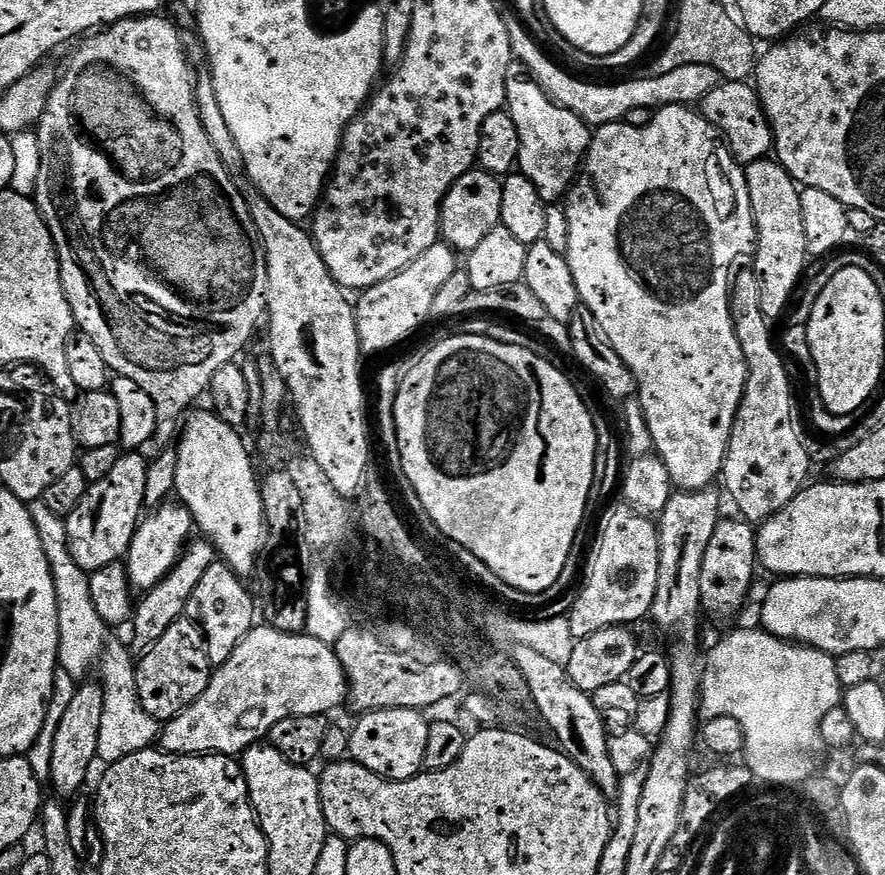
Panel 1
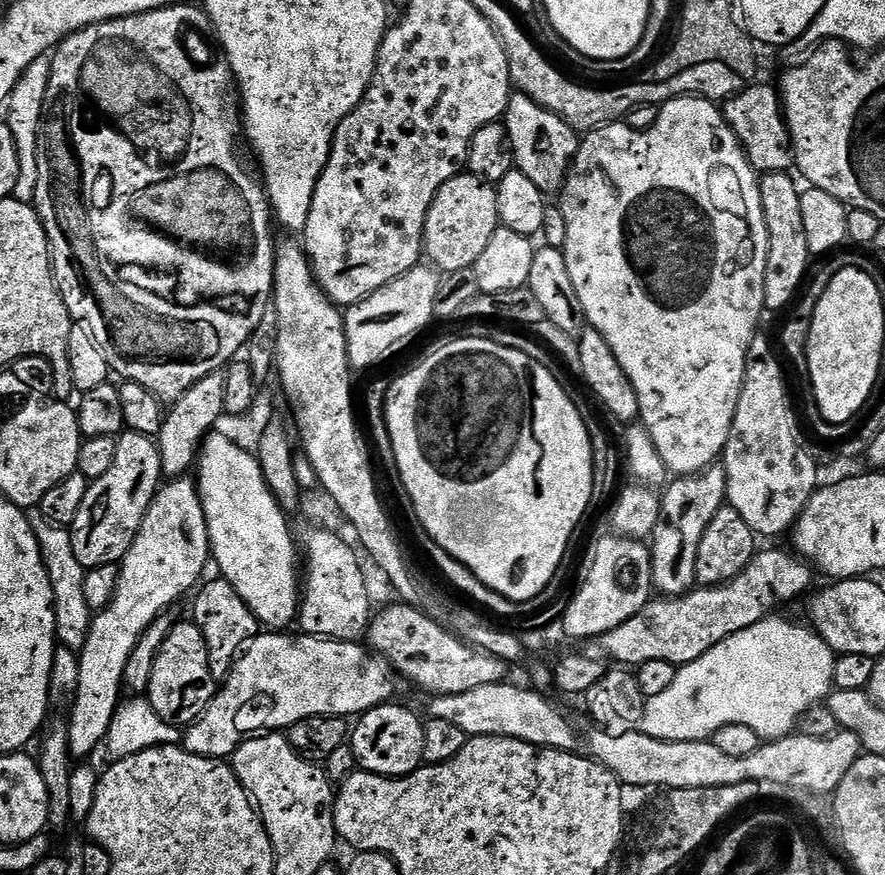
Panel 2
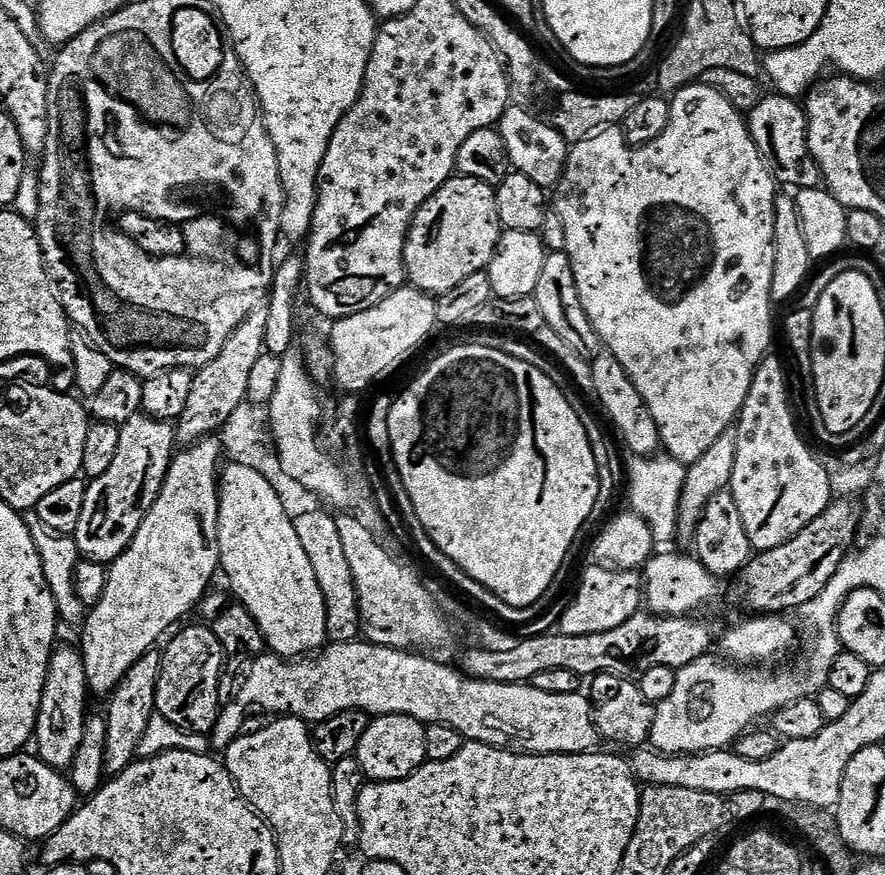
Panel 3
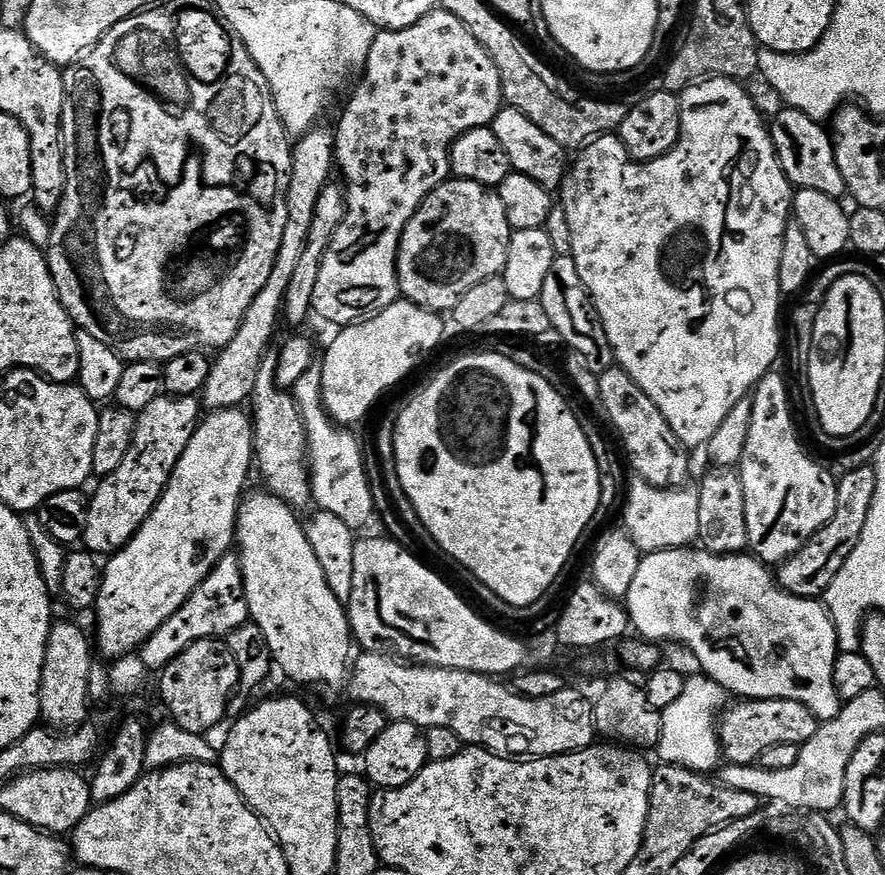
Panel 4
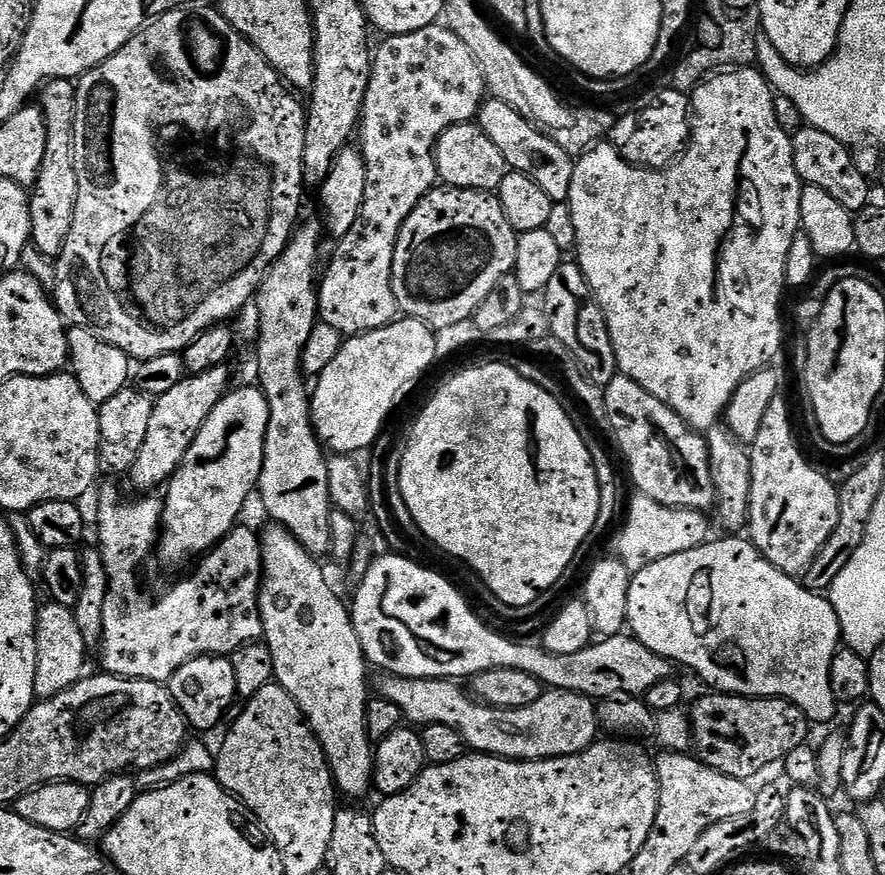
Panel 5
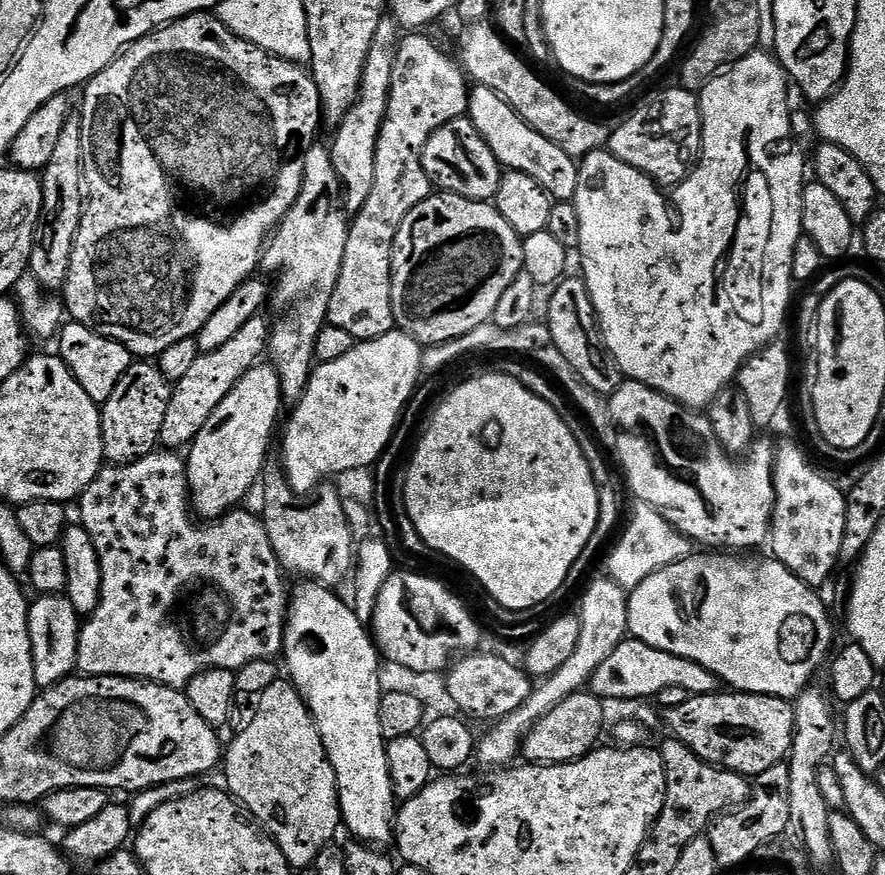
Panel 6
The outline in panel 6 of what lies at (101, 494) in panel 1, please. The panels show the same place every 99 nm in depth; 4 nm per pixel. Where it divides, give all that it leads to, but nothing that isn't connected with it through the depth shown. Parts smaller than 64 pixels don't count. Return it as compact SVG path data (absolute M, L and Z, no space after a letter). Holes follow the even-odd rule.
M263 315L252 316L246 326L228 339L218 350L201 352L200 357L190 366L190 371L181 380L175 381L170 398L170 406L166 406L166 422L162 422L160 444L168 450L184 450L191 445L193 438L206 426L206 418L214 410L218 410L218 402L238 386L242 374L250 371L254 365L261 363L262 357L268 351L270 335L269 321L264 321Z

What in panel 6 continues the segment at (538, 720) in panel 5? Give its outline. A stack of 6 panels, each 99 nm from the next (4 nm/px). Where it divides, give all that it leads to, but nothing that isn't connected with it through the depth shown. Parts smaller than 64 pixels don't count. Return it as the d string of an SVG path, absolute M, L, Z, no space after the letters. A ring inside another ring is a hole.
M588 690L567 696L561 704L554 706L537 724L528 729L522 745L523 759L537 764L565 764L593 751L598 744L596 739L604 728L603 707L605 705L600 697L592 695Z

